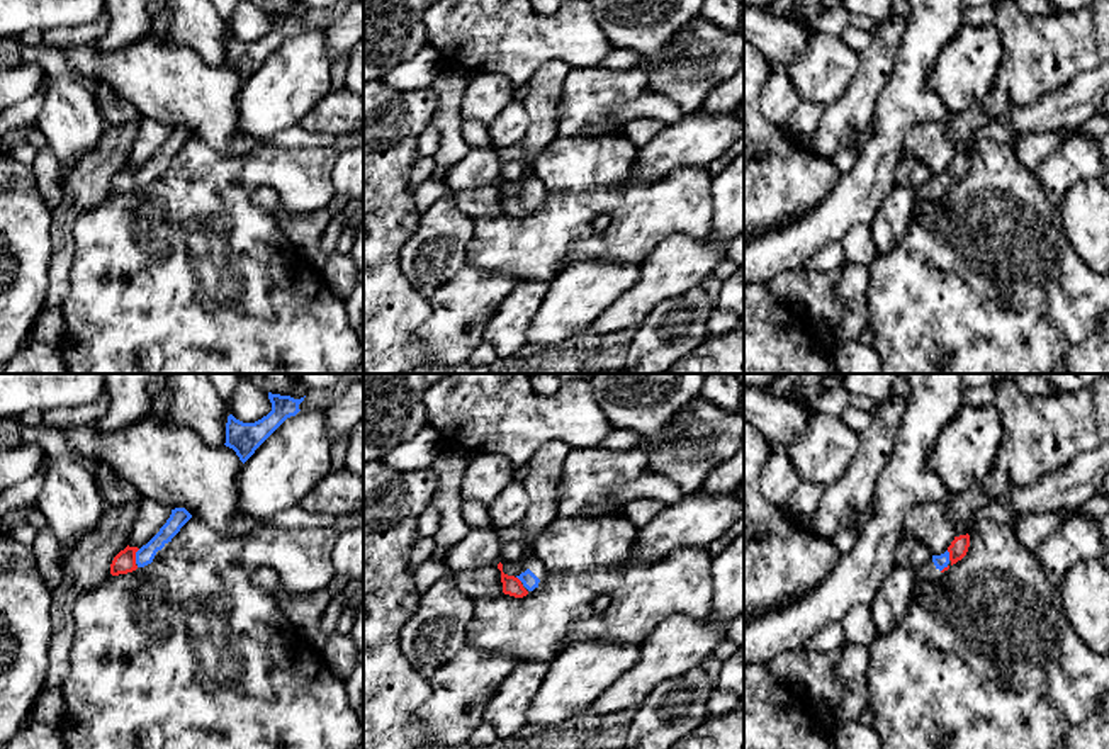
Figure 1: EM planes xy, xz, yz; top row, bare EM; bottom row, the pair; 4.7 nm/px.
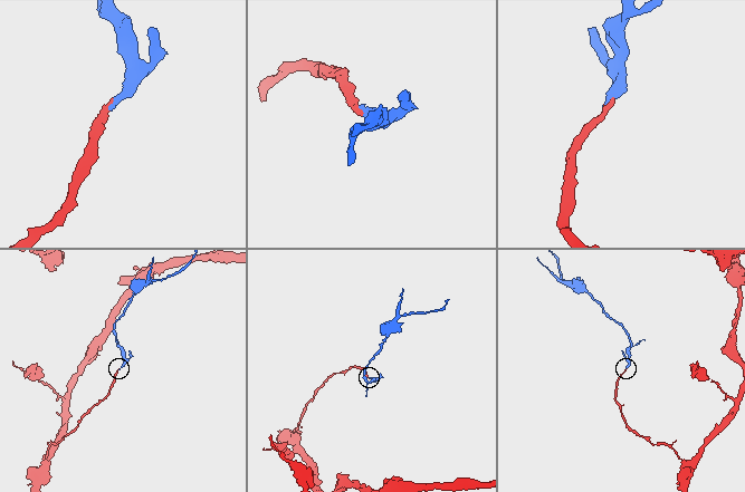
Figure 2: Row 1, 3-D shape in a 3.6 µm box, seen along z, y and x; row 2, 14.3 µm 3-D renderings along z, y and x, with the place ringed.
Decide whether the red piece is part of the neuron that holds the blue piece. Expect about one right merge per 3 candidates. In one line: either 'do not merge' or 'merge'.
merge

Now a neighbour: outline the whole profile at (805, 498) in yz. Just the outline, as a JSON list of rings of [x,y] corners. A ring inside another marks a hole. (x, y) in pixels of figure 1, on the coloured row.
[[[802,481],[791,494],[790,506],[798,518],[812,520],[822,494],[824,487],[815,482]]]

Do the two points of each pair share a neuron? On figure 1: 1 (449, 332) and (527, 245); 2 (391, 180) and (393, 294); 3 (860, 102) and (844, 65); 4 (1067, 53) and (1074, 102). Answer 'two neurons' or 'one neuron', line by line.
1: two neurons
2: one neuron
3: two neurons
4: two neurons

